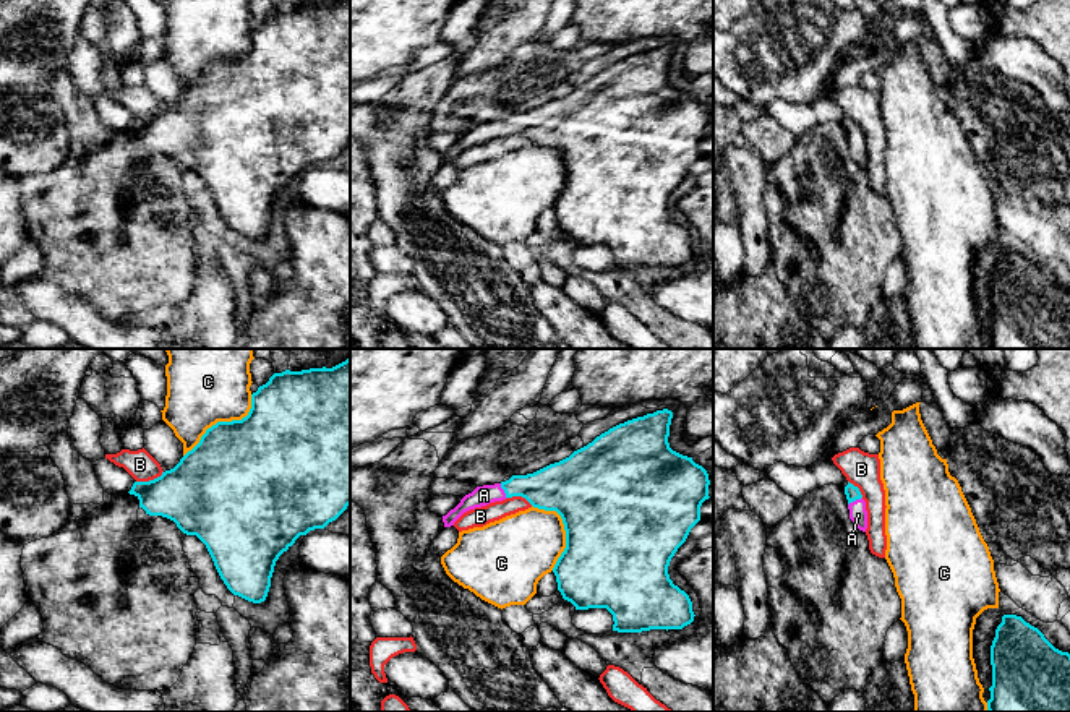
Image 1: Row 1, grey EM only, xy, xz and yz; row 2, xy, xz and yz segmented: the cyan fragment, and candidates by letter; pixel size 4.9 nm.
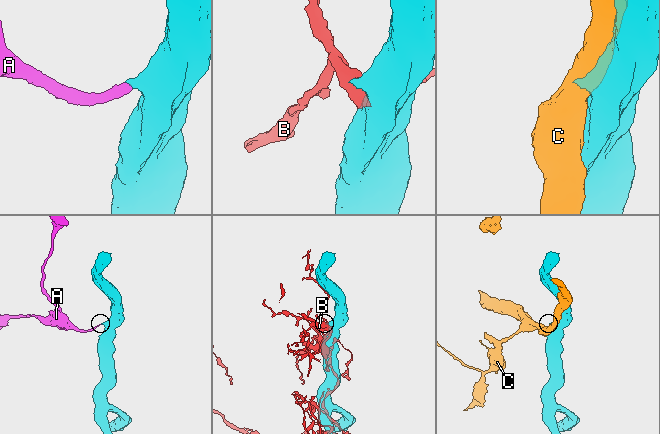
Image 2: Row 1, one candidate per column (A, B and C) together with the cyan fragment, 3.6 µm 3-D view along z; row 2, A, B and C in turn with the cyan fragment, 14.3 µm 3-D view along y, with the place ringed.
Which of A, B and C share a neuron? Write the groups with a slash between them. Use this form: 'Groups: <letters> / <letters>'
Groups: A / B / C

